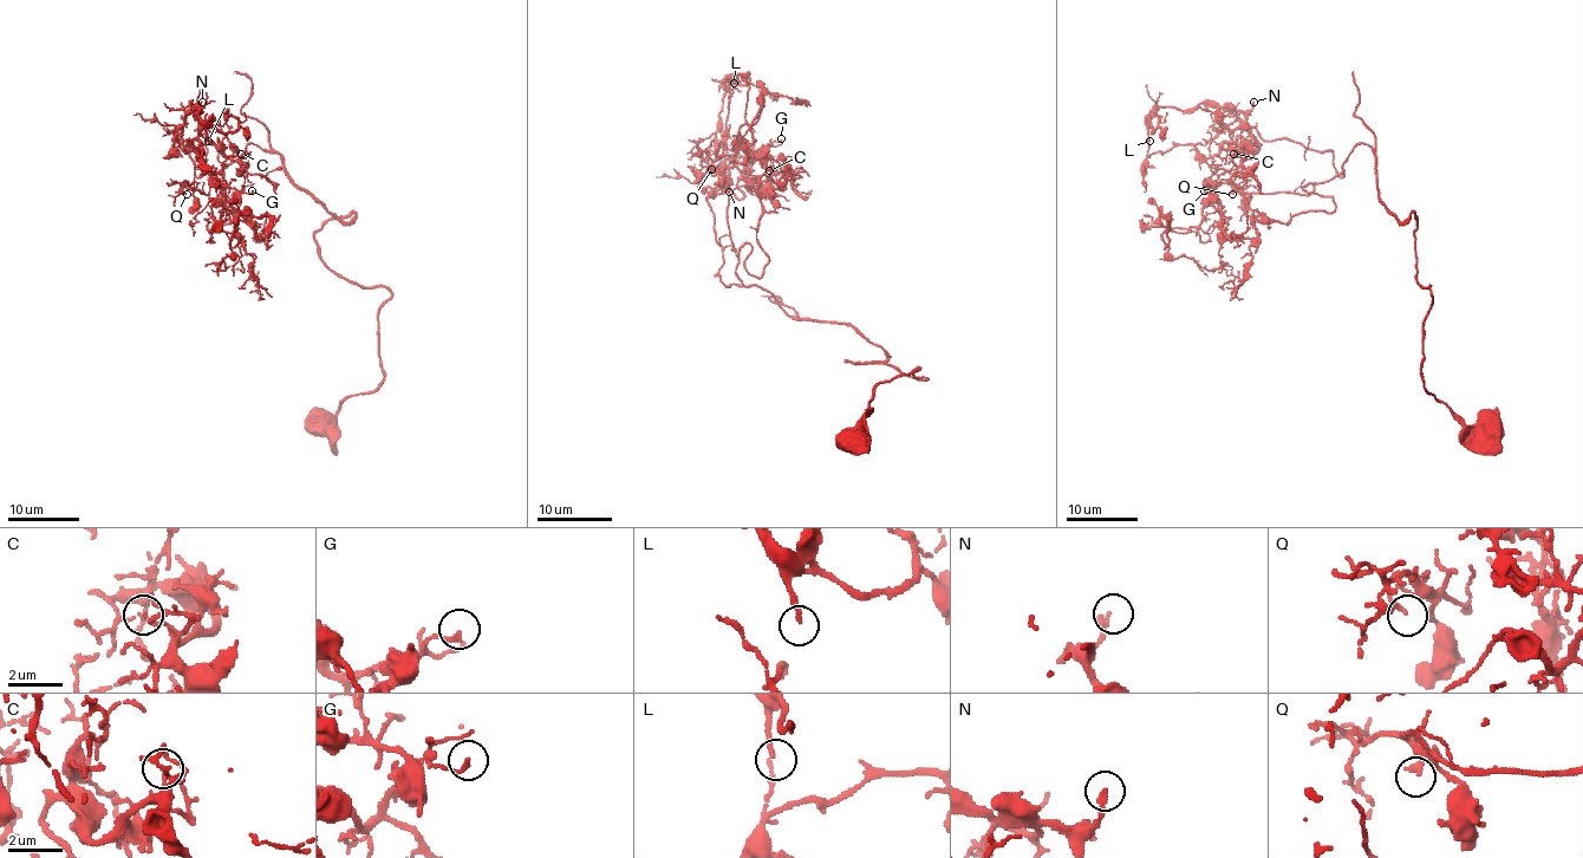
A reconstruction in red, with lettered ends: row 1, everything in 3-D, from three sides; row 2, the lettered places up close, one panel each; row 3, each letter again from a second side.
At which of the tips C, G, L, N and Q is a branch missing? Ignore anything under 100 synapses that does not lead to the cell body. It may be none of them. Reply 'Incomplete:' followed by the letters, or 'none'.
Incomplete: N

